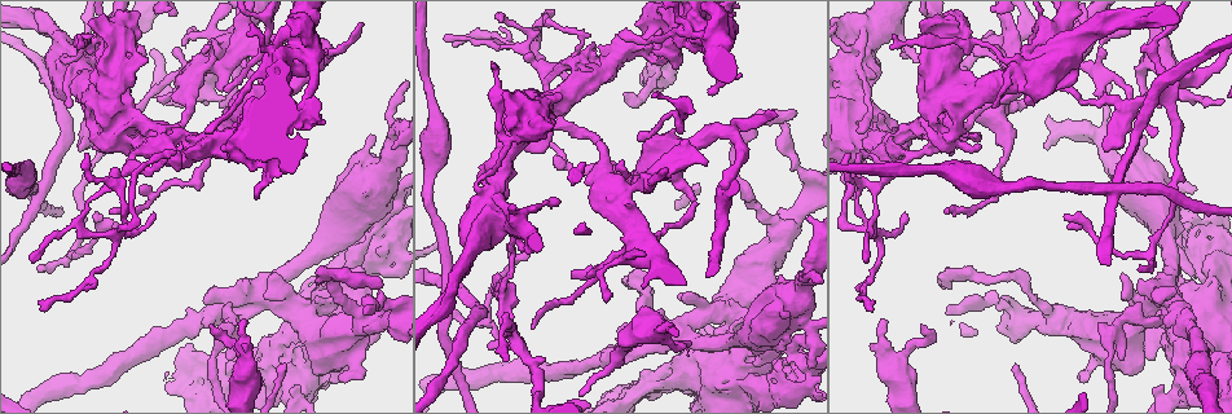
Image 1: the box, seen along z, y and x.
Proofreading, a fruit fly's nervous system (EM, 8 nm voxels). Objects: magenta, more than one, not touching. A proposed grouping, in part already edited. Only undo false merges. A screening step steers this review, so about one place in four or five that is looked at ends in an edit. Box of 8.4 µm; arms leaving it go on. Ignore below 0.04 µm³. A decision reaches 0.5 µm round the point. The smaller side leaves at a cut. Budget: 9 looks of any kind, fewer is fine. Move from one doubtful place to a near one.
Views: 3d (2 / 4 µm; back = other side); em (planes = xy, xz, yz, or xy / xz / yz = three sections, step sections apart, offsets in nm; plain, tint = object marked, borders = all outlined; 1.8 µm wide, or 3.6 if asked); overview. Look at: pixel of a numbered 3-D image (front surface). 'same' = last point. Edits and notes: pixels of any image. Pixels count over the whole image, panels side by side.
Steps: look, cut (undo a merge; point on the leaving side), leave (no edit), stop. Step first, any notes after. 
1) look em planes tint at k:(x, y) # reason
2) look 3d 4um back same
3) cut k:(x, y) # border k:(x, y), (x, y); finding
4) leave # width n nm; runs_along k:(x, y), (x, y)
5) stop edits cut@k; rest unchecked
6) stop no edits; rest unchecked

look 3d 2um back at 1:(1158, 107) # sudden change in width

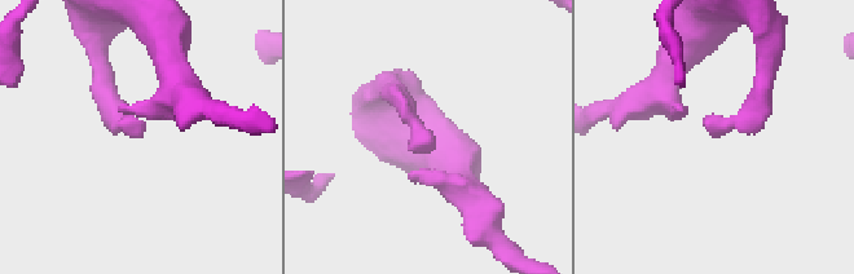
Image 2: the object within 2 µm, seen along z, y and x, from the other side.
look em planes plain at 2:(707, 122)

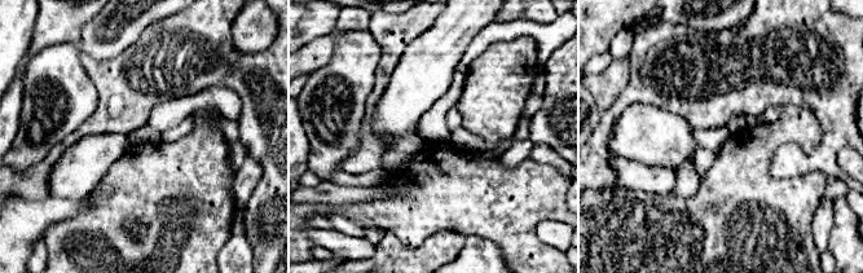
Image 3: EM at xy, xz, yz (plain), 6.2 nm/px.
look em planes tint same # with the object marked

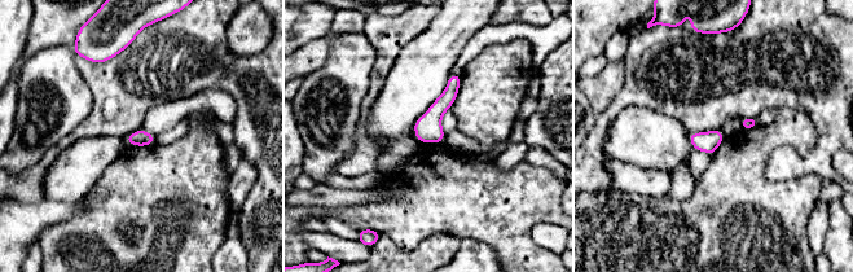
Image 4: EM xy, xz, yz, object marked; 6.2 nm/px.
leave # runs_along 4:(457, 77), (422, 139); one neuron here

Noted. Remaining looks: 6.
look 3d 4um at 1:(643, 237) # looks like a crossing

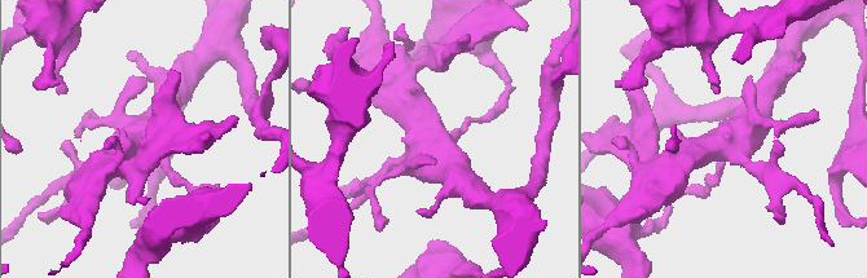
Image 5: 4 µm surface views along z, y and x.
look em yz step 4 tint at 5:(433, 139)

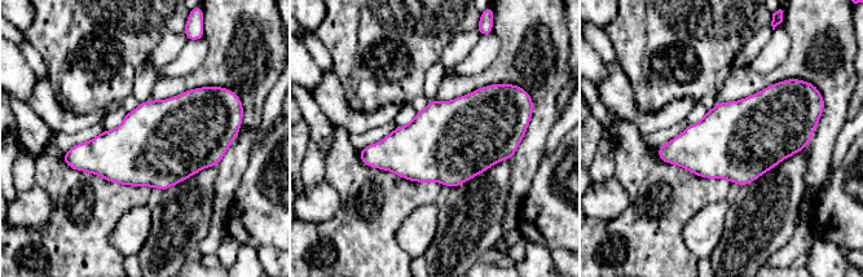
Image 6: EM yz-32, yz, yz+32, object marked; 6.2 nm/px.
look em planes tint same

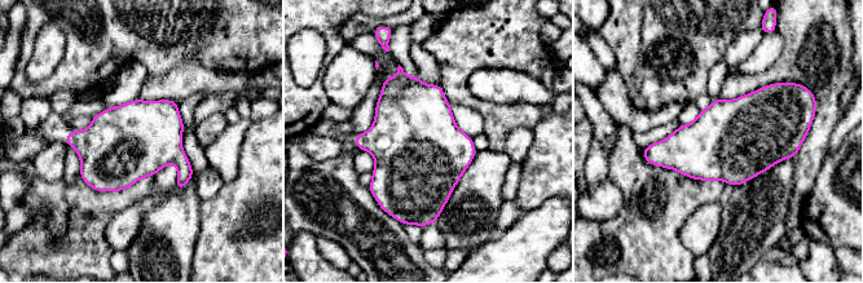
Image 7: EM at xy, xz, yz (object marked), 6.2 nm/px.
leave # width 480 nm; one neuron here

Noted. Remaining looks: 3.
look 3d 4um at 1:(1115, 189) # abrupt turn

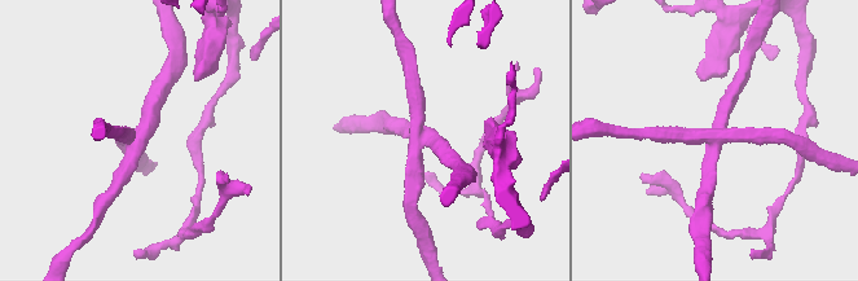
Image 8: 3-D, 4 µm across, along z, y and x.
look em planes plain at 8:(715, 137)

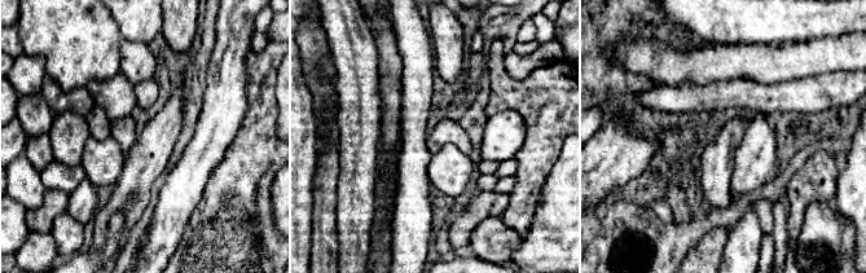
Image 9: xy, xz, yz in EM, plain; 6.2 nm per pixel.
look em planes tint same

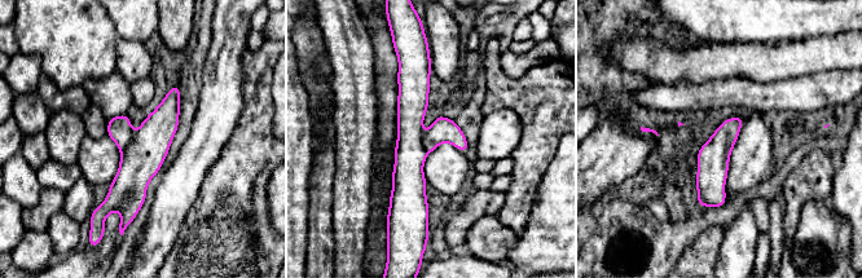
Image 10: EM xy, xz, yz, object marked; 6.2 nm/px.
cut 10:(443, 129) # arms 4; part_leaving 10:(176, 88), (135, 171), (127, 211); a second neuron is stuck on

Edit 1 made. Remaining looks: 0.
stop edits cut@10; rest unchecked

